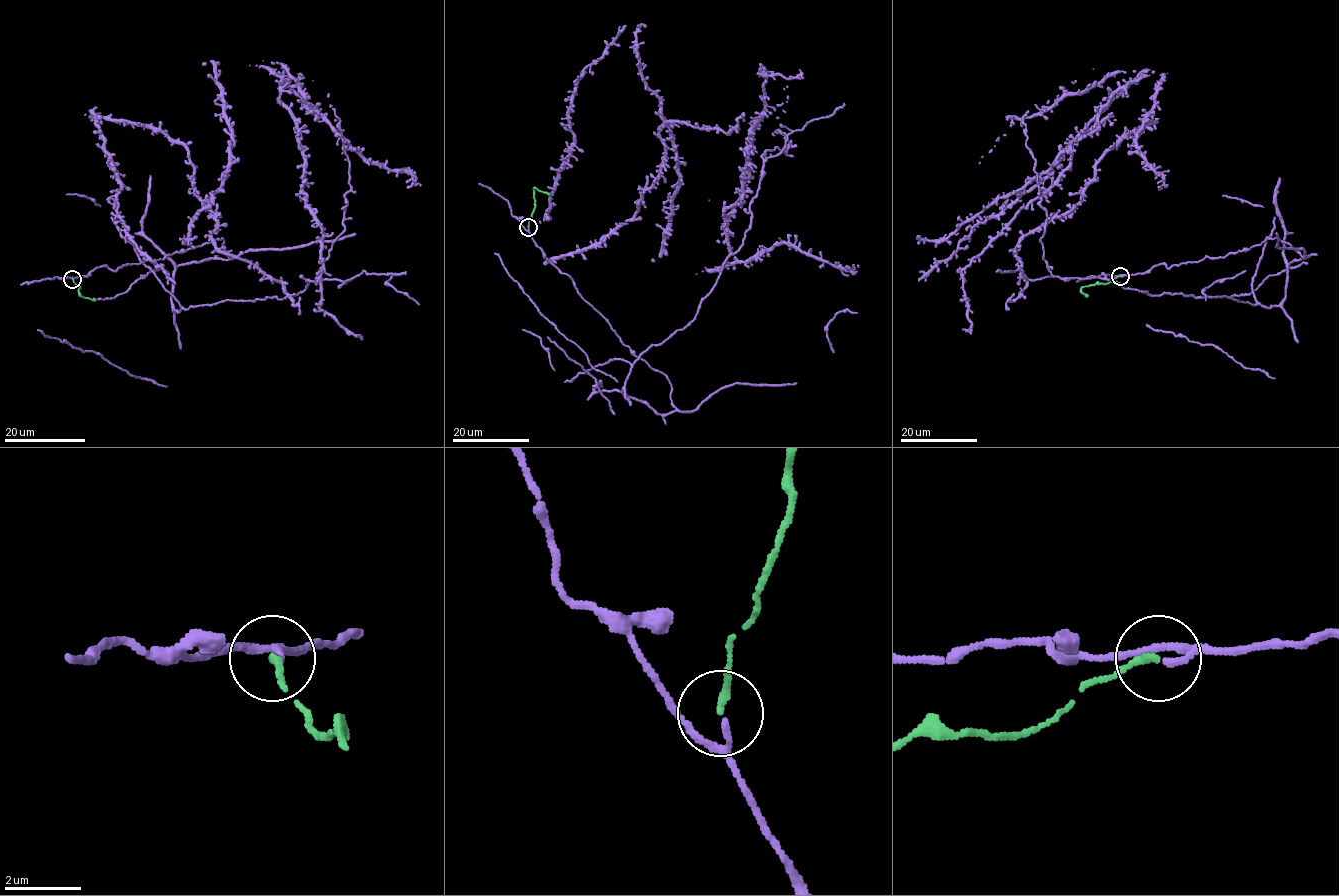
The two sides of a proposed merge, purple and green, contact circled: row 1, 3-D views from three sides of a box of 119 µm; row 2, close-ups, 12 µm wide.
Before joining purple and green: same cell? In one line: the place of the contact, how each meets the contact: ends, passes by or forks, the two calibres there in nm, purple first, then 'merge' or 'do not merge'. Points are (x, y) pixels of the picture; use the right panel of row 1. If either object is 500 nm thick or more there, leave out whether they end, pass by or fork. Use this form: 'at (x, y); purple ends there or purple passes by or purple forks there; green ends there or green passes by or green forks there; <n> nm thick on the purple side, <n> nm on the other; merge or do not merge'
at (1120, 276); purple passes by; green ends there; 110 nm thick on the purple side, 170 nm on the other; merge

